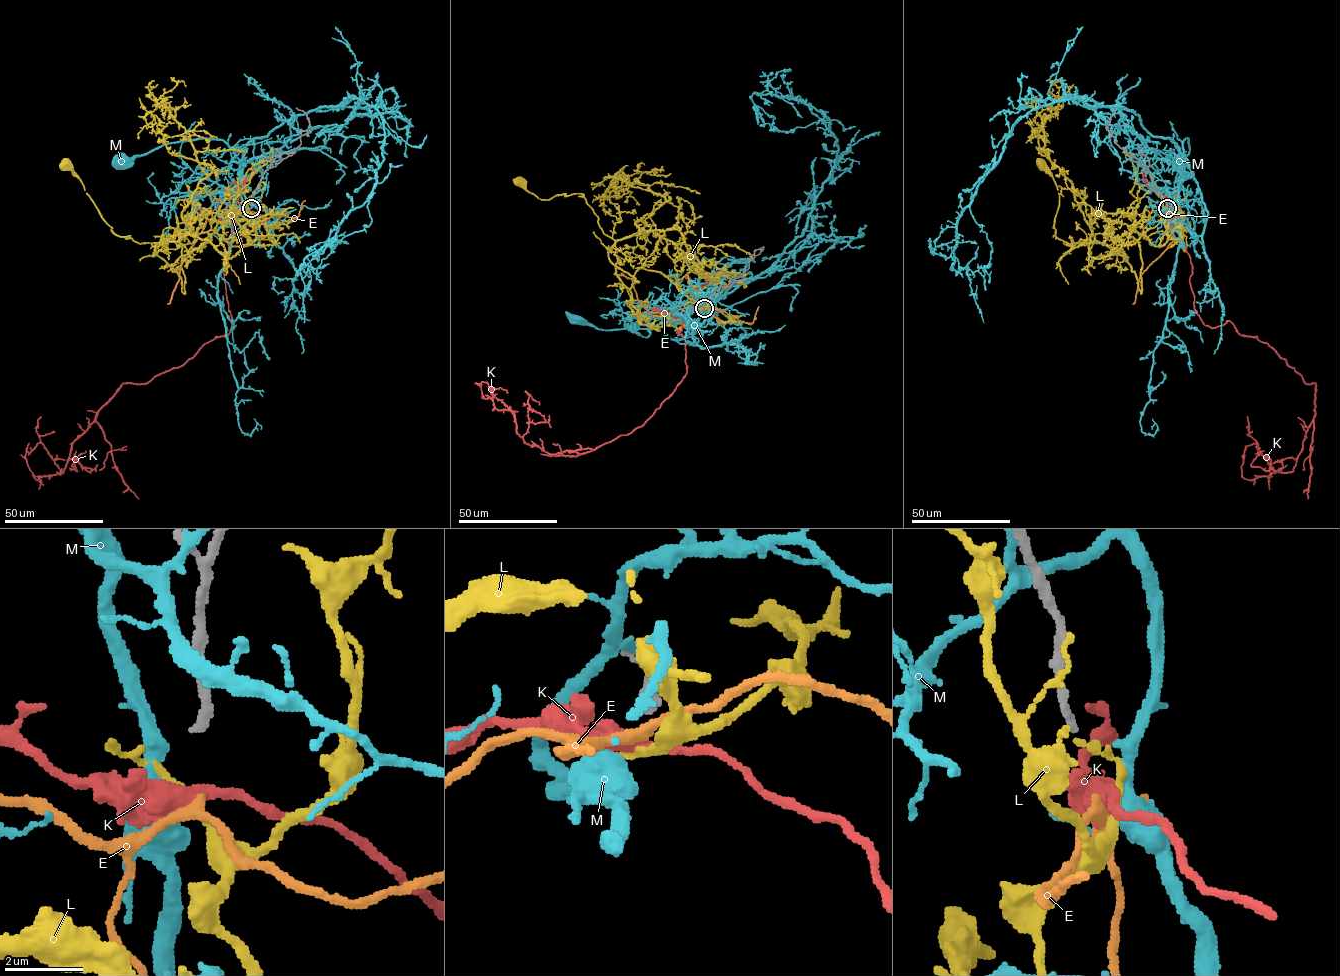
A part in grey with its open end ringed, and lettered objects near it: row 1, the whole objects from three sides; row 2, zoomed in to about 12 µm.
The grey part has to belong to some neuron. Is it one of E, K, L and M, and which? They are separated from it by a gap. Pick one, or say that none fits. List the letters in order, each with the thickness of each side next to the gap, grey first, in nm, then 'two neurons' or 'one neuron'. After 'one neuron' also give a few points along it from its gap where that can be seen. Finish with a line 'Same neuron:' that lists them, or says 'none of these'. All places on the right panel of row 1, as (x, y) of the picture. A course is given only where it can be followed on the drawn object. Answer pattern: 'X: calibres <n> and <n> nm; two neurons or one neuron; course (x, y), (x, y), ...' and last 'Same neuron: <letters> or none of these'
E: calibres 240 and 260 nm; one neuron; course (1168, 211), (1171, 211), (1168, 209), (1168, 198), (1173, 217), (1173, 241), (1141, 275), (1132, 304)
K: calibres 240 and 360 nm; two neurons
L: calibres 240 and 110 nm; two neurons
M: calibres 240 and 360 nm; two neurons
Same neuron: E

